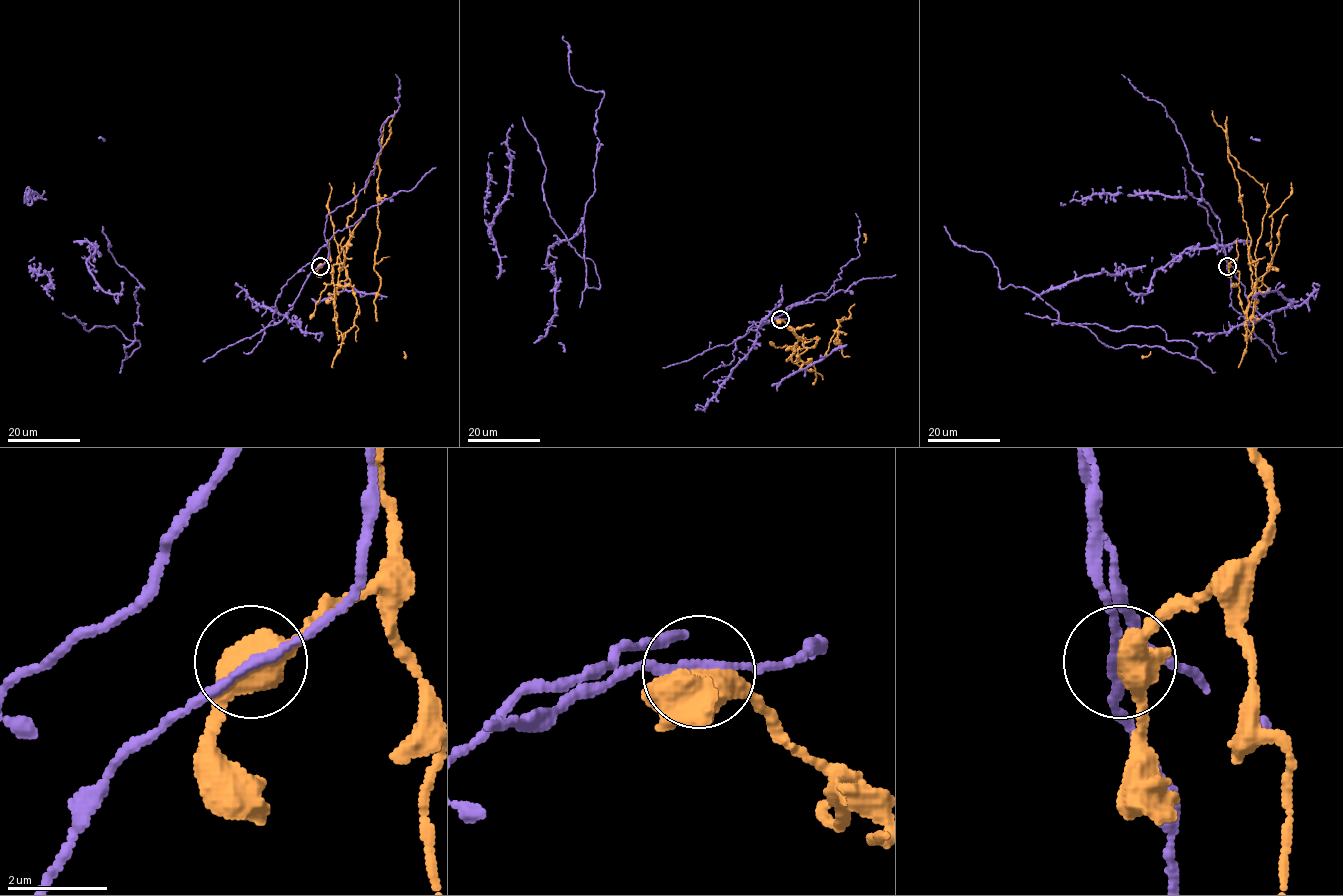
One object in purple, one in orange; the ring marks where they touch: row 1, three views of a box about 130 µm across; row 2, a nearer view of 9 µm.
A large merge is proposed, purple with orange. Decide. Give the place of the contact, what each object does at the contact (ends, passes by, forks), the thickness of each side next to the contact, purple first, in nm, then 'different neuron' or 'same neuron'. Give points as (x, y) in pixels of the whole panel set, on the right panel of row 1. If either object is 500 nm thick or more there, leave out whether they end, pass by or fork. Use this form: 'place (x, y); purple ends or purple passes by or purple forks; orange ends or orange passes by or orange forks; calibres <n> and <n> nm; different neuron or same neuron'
place (1227, 266); calibres 170 and 600 nm; different neuron

